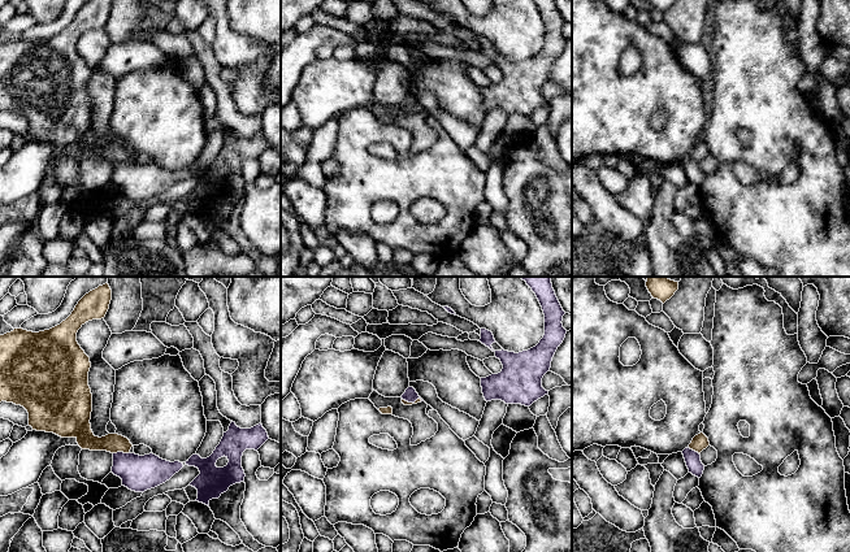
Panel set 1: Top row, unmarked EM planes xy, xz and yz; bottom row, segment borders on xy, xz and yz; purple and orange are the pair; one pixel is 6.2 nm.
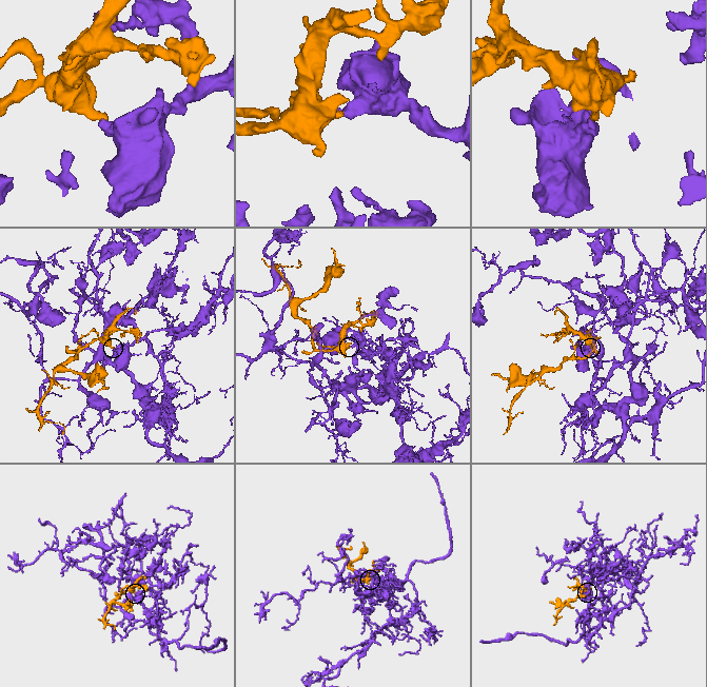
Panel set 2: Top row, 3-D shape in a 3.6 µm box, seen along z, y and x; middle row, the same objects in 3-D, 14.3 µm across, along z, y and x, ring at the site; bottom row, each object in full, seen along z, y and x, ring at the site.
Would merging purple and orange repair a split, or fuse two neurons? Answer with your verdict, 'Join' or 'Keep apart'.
Join

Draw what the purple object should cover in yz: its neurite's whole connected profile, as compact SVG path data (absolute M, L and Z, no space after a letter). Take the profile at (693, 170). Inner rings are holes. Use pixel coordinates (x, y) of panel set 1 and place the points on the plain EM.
M701 142L695 144L688 157L682 160L689 182L701 187L704 174L701 170L701 161L710 155L708 147Z

